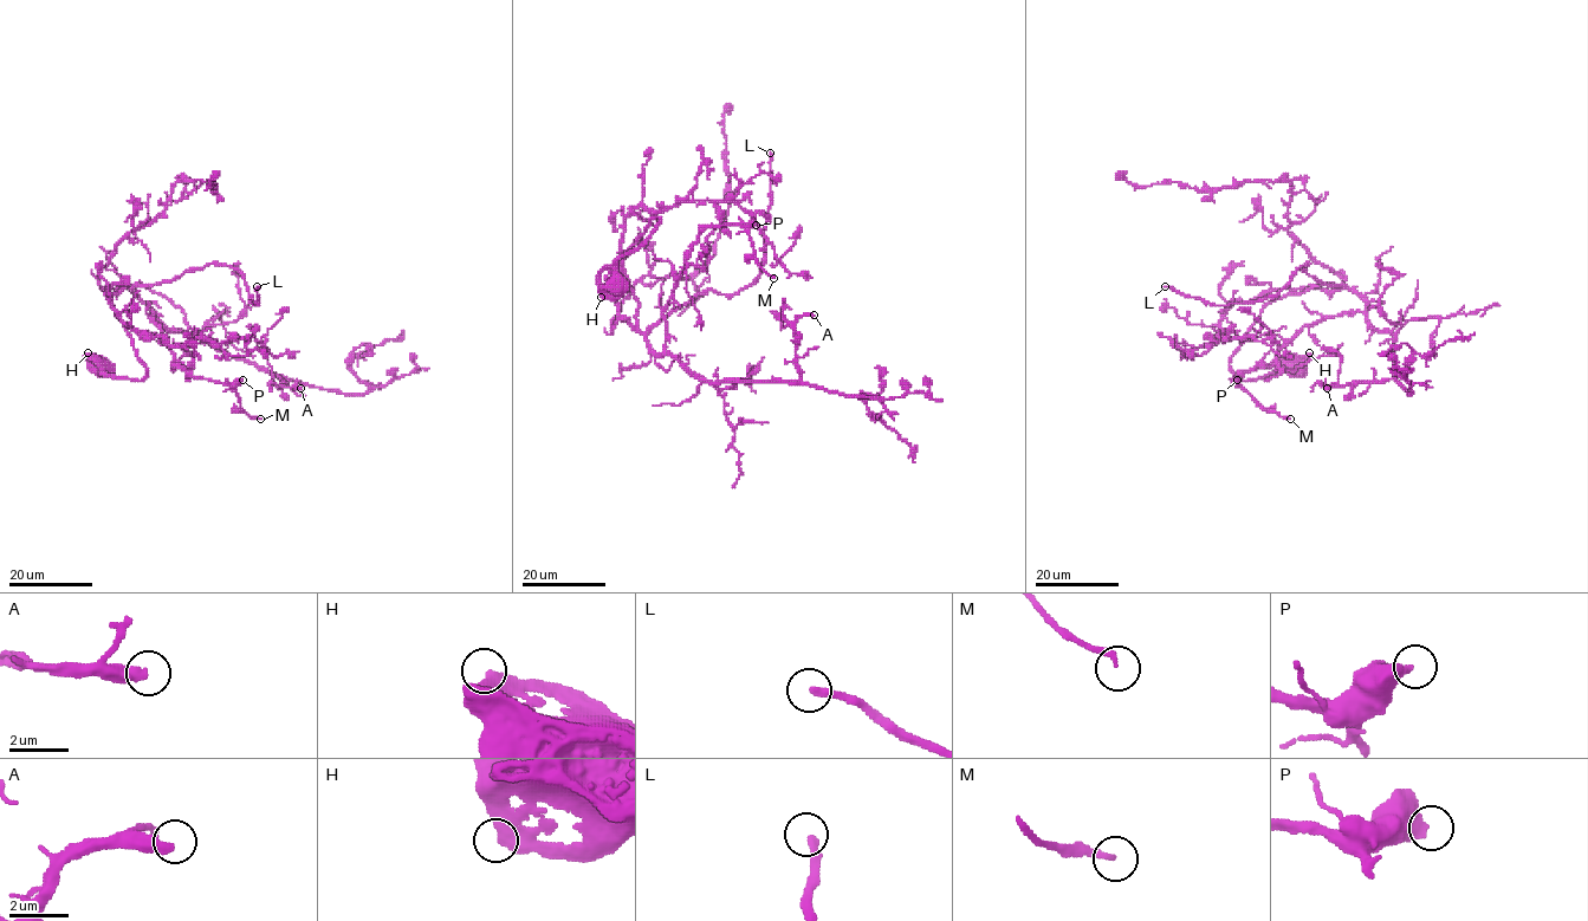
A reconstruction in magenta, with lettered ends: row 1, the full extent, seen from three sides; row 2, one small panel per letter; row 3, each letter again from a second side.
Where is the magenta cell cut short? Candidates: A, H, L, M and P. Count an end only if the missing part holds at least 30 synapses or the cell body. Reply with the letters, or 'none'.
A, L

